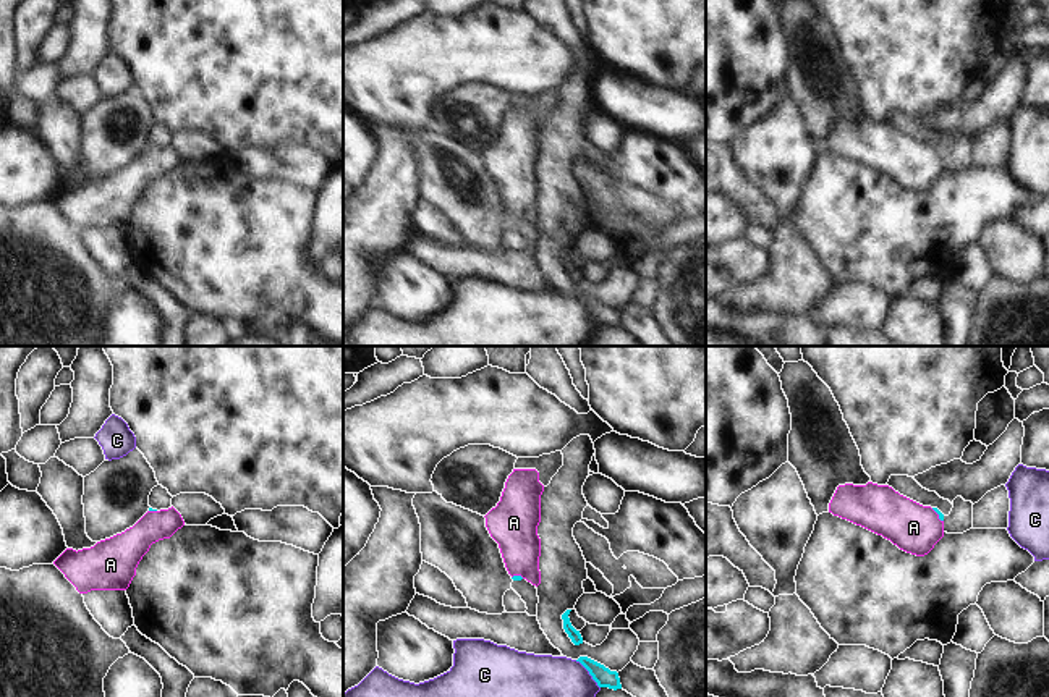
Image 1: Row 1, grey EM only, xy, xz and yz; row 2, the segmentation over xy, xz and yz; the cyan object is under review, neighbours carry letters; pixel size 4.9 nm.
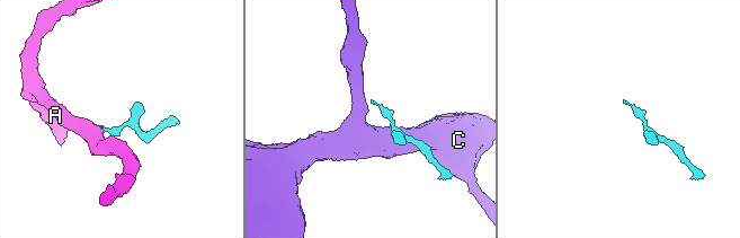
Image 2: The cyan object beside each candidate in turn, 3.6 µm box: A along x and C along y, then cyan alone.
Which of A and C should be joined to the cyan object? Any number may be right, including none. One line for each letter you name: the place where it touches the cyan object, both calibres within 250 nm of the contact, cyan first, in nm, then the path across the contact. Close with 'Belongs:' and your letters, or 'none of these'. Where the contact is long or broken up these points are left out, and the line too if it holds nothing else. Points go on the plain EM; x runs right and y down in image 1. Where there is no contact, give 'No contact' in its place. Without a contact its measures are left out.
A: Touches cyan at yz (938, 151). Thickness 30 nm (cyan) against 240 nm. Path across: yz (941, 154), (938, 151), (921, 165), (913, 165)
Belongs: A

